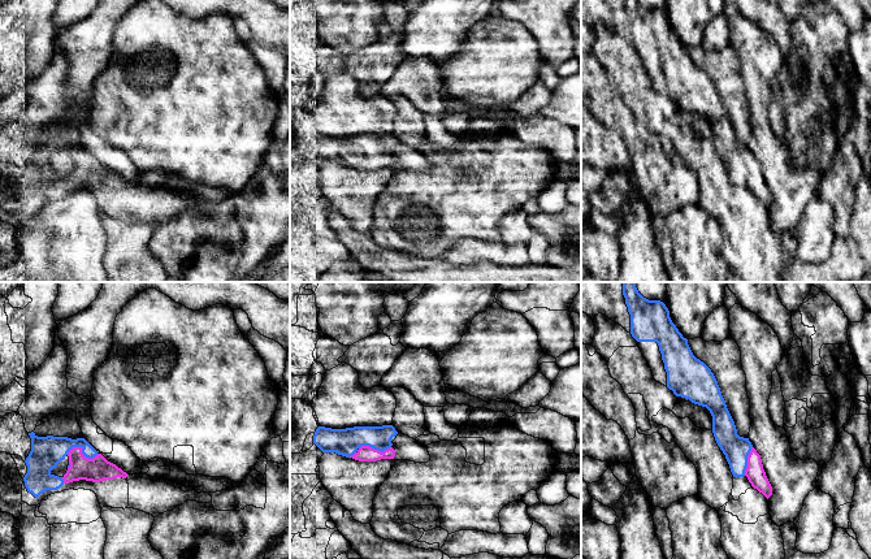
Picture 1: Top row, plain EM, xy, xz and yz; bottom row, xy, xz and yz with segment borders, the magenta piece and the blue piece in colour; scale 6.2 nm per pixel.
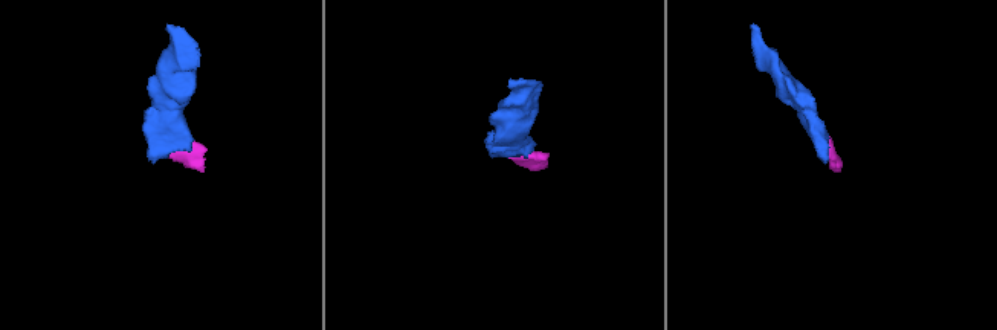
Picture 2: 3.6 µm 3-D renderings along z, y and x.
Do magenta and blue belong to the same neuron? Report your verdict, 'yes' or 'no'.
yes

